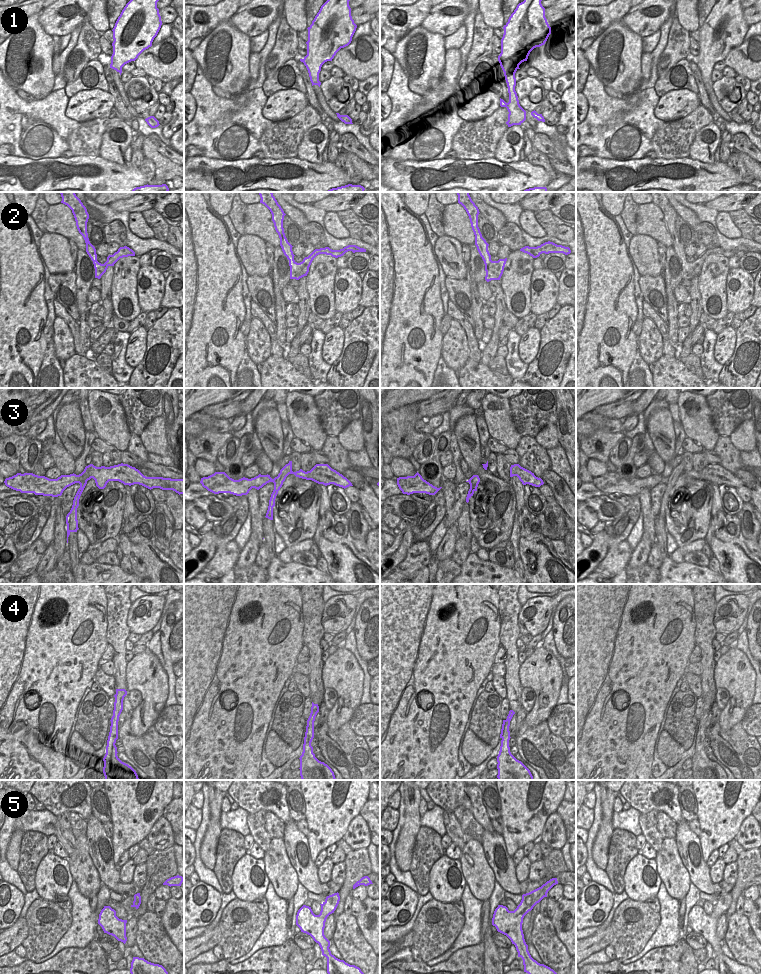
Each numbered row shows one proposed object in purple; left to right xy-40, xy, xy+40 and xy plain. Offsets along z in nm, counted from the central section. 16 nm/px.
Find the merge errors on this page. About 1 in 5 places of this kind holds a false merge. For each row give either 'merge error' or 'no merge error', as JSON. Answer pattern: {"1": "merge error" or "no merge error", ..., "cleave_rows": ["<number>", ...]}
{"1": "no merge error", "2": "no merge error", "3": "merge error", "4": "no merge error", "5": "no merge error", "cleave_rows": ["3"]}

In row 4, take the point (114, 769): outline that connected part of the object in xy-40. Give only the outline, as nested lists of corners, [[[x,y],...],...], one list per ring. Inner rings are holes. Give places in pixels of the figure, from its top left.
[[[116,689],[113,716],[111,718],[110,732],[107,740],[106,754],[103,758],[103,773],[105,780],[139,780],[136,771],[128,764],[122,762],[117,756],[115,745],[118,739],[118,721],[123,710],[123,700],[127,695],[125,689]]]

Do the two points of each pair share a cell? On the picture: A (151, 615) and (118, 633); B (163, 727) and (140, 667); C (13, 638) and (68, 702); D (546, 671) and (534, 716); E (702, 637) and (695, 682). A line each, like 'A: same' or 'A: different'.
A: different
B: different
C: same
D: same
E: different

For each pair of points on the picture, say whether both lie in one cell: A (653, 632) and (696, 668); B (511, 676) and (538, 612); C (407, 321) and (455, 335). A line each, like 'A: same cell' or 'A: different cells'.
A: different cells
B: different cells
C: different cells

